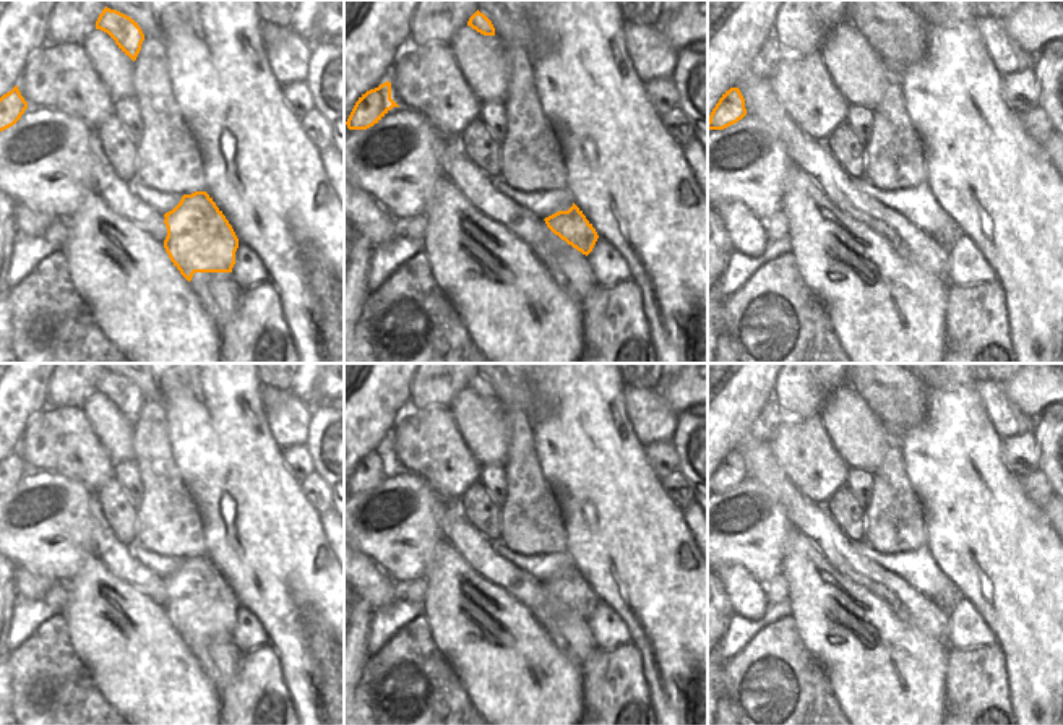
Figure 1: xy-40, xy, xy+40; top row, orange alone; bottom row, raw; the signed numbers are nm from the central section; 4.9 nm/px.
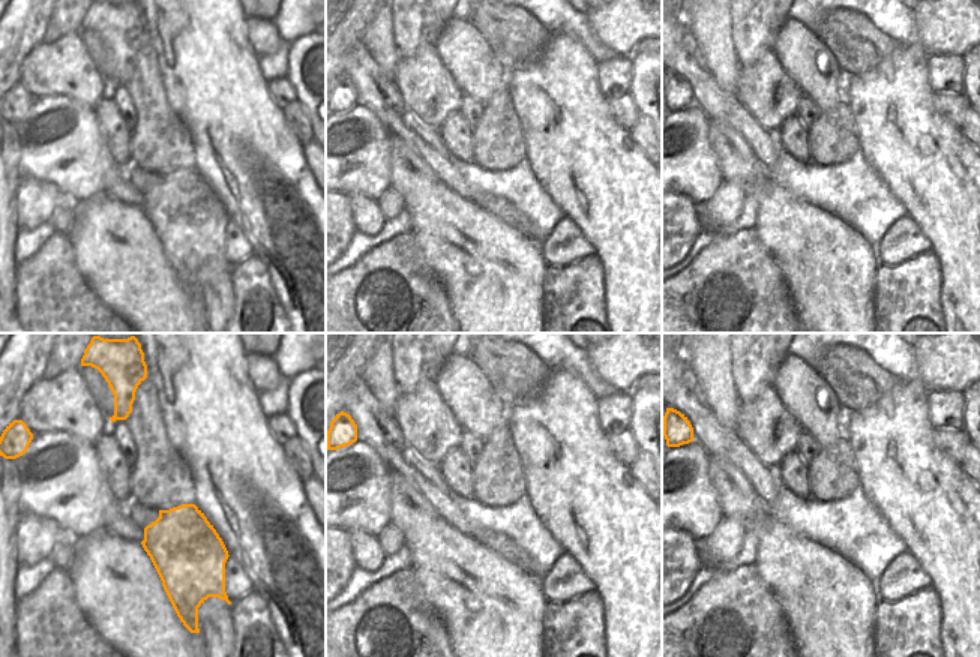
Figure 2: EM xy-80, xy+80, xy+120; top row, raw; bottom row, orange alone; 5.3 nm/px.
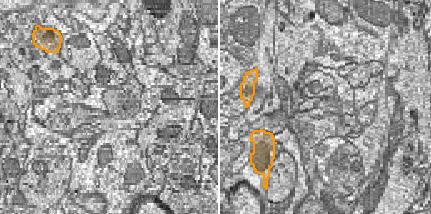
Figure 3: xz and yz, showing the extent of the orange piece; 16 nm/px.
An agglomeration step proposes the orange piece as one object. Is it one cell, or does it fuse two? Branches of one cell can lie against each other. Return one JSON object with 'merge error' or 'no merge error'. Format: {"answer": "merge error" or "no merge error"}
{"answer": "merge error"}

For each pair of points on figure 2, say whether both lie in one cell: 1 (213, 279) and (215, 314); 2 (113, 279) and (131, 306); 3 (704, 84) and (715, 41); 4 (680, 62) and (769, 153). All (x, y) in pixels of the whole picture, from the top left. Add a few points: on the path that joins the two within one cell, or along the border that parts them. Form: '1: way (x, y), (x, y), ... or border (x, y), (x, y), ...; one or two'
1: way (215, 288), (215, 305); one
2: way (119, 285), (131, 300); one
3: border (694, 36), (713, 80), (733, 93); two
4: way (703, 84), (751, 131); one

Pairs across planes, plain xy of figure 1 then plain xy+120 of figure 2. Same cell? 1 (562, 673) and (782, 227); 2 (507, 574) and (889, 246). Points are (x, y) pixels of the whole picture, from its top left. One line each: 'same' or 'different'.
1: same
2: different

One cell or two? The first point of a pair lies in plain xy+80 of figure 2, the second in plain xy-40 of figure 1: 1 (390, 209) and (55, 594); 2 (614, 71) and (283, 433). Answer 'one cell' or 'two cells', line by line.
1: one cell
2: two cells

